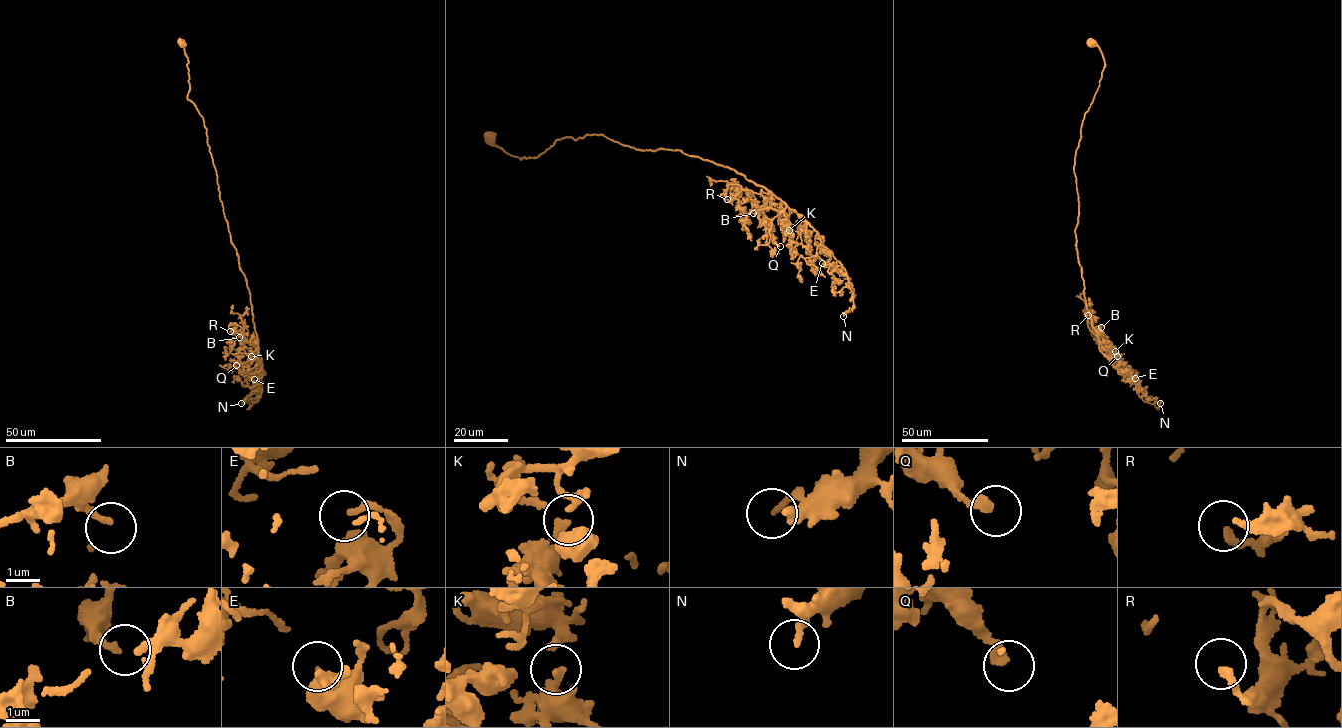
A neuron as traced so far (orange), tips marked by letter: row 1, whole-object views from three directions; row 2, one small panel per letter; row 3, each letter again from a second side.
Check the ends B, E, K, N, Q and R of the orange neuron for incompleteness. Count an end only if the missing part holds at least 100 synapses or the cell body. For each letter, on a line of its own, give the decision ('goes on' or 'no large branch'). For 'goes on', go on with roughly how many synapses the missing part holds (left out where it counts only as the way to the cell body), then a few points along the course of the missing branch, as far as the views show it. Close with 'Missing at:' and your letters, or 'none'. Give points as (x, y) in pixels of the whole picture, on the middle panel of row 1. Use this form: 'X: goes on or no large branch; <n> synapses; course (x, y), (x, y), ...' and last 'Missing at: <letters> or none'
B: no large branch
E: no large branch
K: no large branch
N: no large branch
Q: no large branch
R: no large branch
Missing at: none

